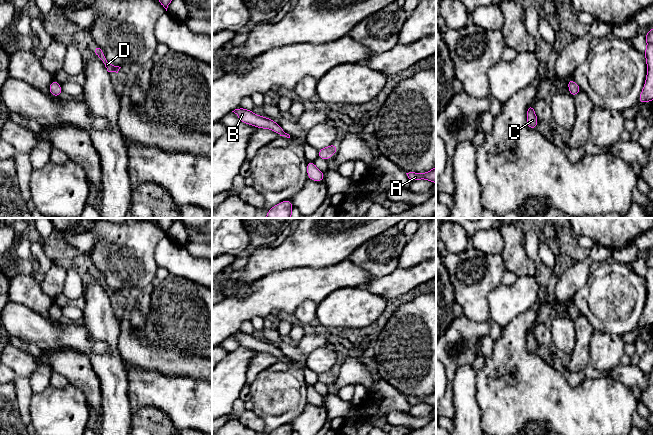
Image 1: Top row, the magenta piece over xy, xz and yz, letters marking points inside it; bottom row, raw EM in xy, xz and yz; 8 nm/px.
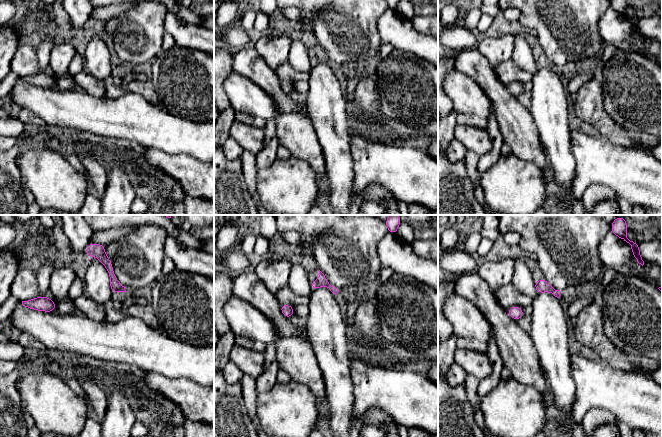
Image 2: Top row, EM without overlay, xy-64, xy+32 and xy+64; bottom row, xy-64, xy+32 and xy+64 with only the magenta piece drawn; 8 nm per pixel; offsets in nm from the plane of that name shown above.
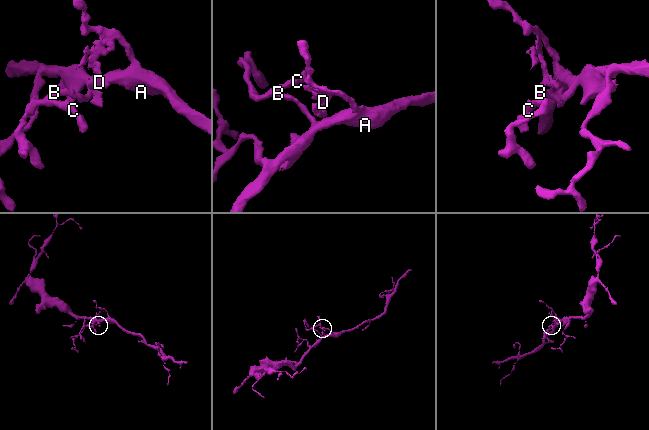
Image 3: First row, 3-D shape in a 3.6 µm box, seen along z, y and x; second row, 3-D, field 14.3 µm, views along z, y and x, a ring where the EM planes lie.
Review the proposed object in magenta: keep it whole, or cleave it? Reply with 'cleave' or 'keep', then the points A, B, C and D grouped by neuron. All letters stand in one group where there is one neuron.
keep; A B C D

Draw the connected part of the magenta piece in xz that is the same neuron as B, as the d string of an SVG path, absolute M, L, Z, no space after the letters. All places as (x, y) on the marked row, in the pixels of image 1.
M241 107L235 109L234 112L241 122L255 126L257 128L271 129L280 136L290 138L290 135L285 133L282 127L275 123L272 119L256 115L252 110L243 109Z

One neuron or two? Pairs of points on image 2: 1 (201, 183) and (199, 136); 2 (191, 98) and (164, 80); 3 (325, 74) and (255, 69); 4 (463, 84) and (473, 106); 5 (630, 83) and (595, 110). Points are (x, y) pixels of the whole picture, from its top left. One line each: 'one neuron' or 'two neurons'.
1: two neurons
2: one neuron
3: two neurons
4: one neuron
5: two neurons

